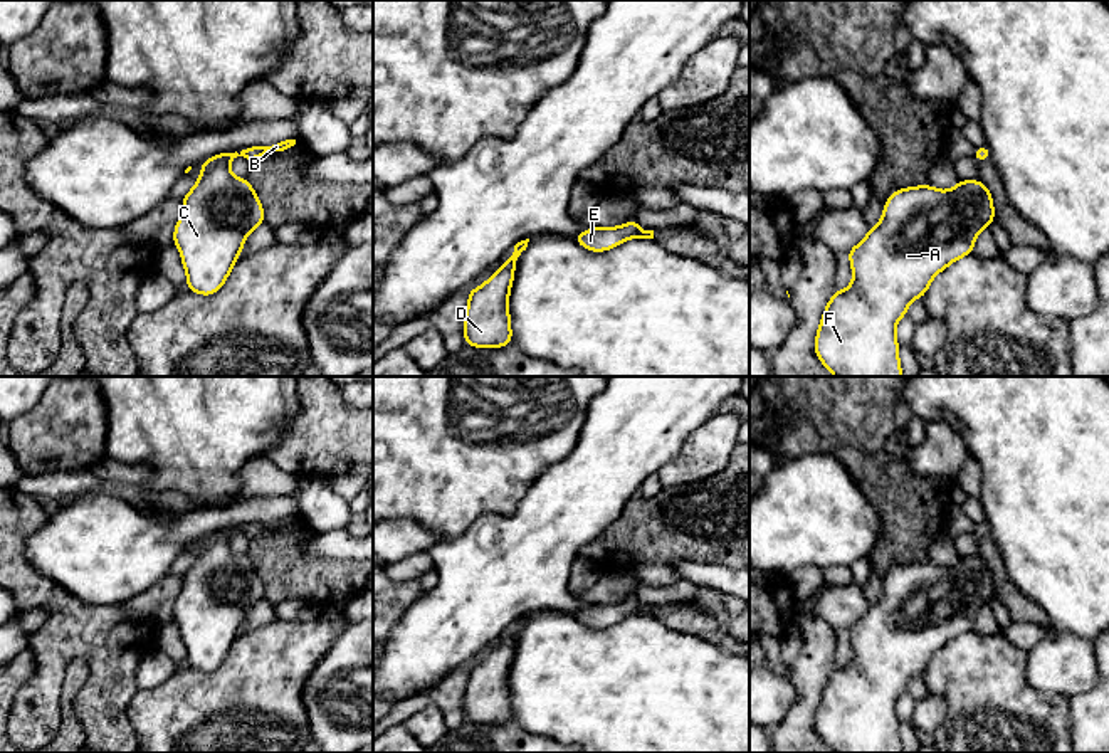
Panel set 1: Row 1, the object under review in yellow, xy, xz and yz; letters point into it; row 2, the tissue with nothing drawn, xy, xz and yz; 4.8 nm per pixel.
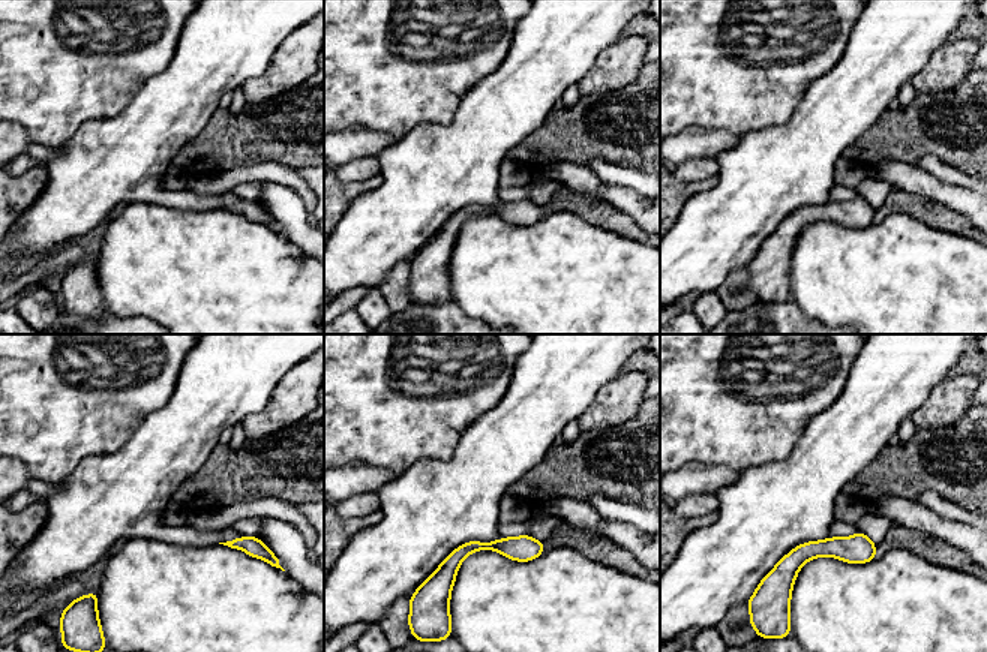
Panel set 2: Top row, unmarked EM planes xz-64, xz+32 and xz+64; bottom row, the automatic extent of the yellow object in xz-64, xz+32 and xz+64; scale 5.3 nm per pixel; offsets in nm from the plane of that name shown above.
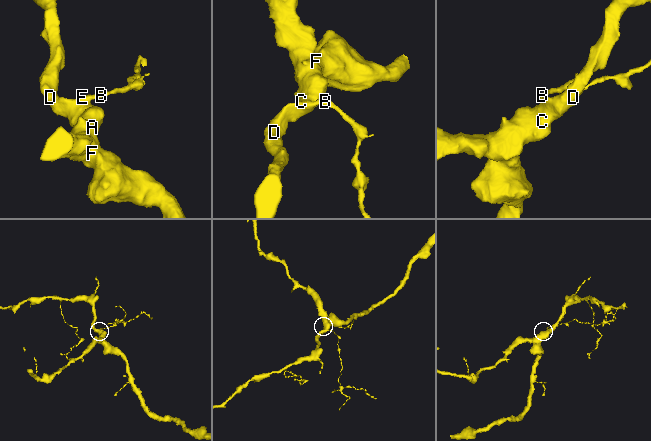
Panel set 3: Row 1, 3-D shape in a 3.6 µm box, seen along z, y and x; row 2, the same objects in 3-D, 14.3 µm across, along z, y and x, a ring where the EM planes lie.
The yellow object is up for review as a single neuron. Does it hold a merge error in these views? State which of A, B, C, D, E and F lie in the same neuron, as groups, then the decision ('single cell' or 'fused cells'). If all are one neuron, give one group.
A B C D E F; single cell

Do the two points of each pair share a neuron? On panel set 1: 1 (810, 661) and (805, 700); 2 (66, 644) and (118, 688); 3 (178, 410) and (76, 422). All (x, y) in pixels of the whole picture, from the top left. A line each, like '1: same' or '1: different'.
1: same
2: same
3: different

